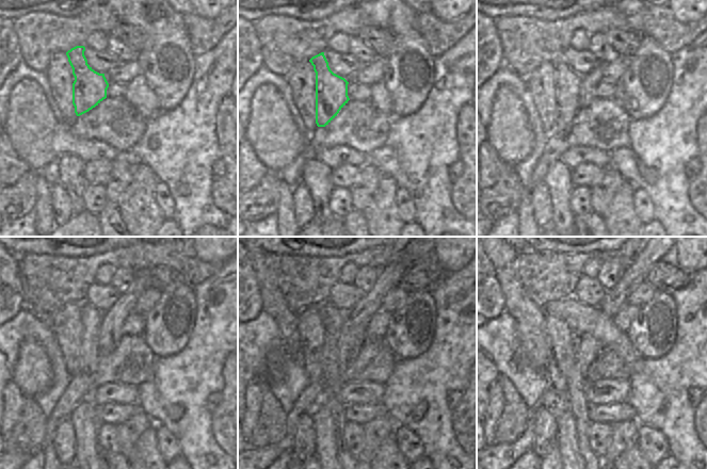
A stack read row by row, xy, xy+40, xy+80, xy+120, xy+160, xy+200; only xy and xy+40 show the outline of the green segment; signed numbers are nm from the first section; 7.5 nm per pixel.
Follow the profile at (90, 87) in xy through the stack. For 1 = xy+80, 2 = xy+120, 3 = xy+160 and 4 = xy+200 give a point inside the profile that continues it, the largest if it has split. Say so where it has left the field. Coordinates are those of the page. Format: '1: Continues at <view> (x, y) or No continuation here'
1: Continues at xy+80 (568, 82)
2: Continues at xy+120 (92, 319)
3: Continues at xy+160 (333, 376)
4: Continues at xy+200 (577, 404)

